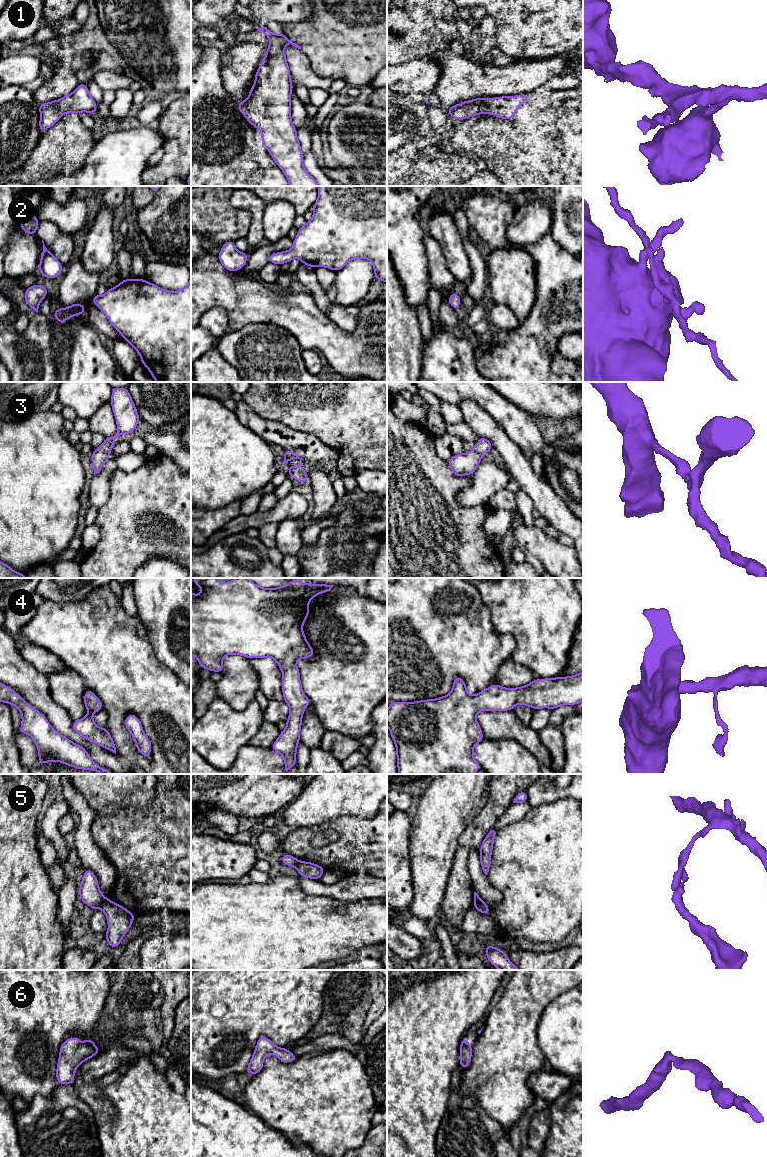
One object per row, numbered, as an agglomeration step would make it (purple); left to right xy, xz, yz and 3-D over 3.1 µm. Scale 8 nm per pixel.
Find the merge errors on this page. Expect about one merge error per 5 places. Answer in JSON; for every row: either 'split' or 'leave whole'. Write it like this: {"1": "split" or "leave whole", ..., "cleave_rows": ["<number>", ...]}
{"1": "leave whole", "2": "leave whole", "3": "leave whole", "4": "leave whole", "5": "split", "6": "leave whole", "cleave_rows": ["5"]}

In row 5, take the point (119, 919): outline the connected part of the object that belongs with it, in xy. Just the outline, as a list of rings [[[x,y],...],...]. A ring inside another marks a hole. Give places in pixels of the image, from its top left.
[[[108,898],[104,899],[100,908],[106,915],[108,930],[105,936],[112,949],[120,945],[122,938],[132,926],[136,915]]]

